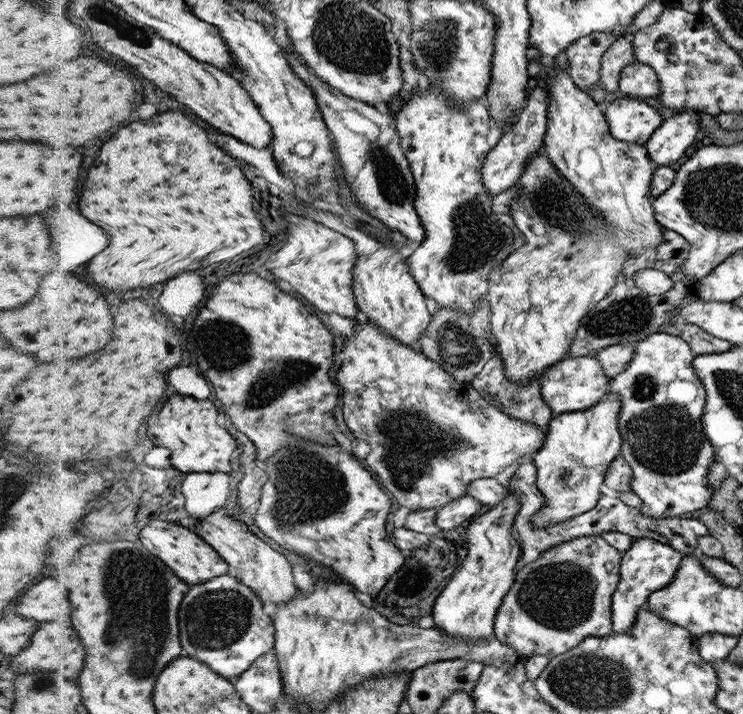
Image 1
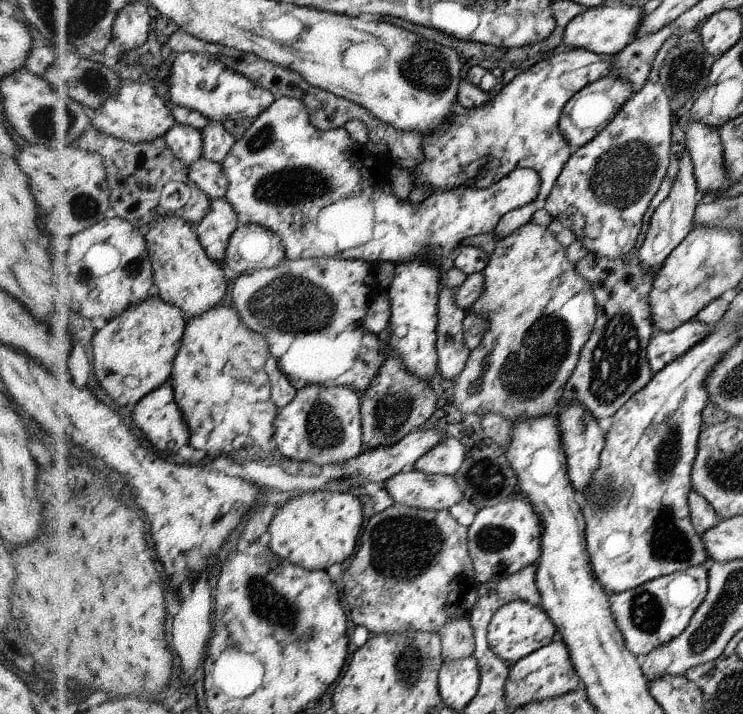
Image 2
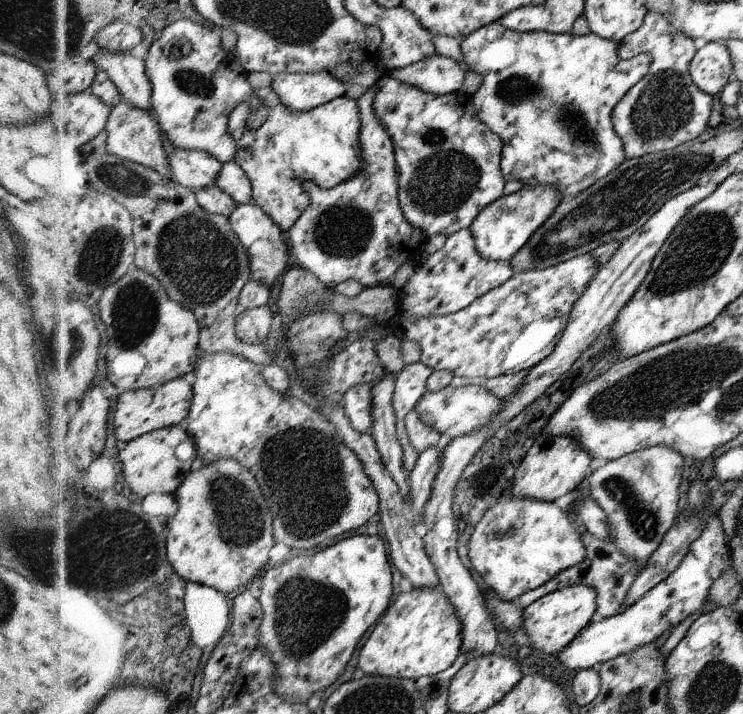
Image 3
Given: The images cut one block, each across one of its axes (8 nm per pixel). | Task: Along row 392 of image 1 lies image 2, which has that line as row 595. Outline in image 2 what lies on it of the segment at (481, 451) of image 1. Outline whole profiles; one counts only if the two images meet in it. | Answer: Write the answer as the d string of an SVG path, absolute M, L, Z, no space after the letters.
M393 502L392 506L389 506L380 514L376 514L376 516L372 516L370 522L366 524L364 540L360 541L359 550L352 559L352 564L348 570L350 572L350 580L344 587L344 600L348 604L354 627L366 626L371 635L402 634L407 631L438 633L445 626L446 621L460 619L461 616L468 618L478 598L477 589L479 584L475 579L474 563L472 563L470 550L468 550L468 530L460 522L456 522L456 518L452 516L451 511L448 509L439 511L424 510Z

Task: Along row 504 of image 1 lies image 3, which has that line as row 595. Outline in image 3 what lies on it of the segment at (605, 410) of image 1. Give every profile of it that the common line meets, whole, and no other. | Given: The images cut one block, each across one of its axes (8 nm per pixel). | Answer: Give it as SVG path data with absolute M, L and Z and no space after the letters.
M574 585L540 597L538 601L532 602L522 610L524 635L522 641L546 654L560 652L592 620L597 607L596 595L593 588Z

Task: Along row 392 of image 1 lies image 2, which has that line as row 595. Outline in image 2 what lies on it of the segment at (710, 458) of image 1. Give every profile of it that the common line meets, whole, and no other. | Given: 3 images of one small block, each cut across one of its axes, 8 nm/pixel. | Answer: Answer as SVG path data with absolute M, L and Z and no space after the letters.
M712 562L693 566L686 571L676 571L664 577L652 579L632 591L609 595L611 611L623 634L627 649L639 659L656 650L660 645L668 645L679 634L687 630L700 605L706 600L710 590L709 570Z

